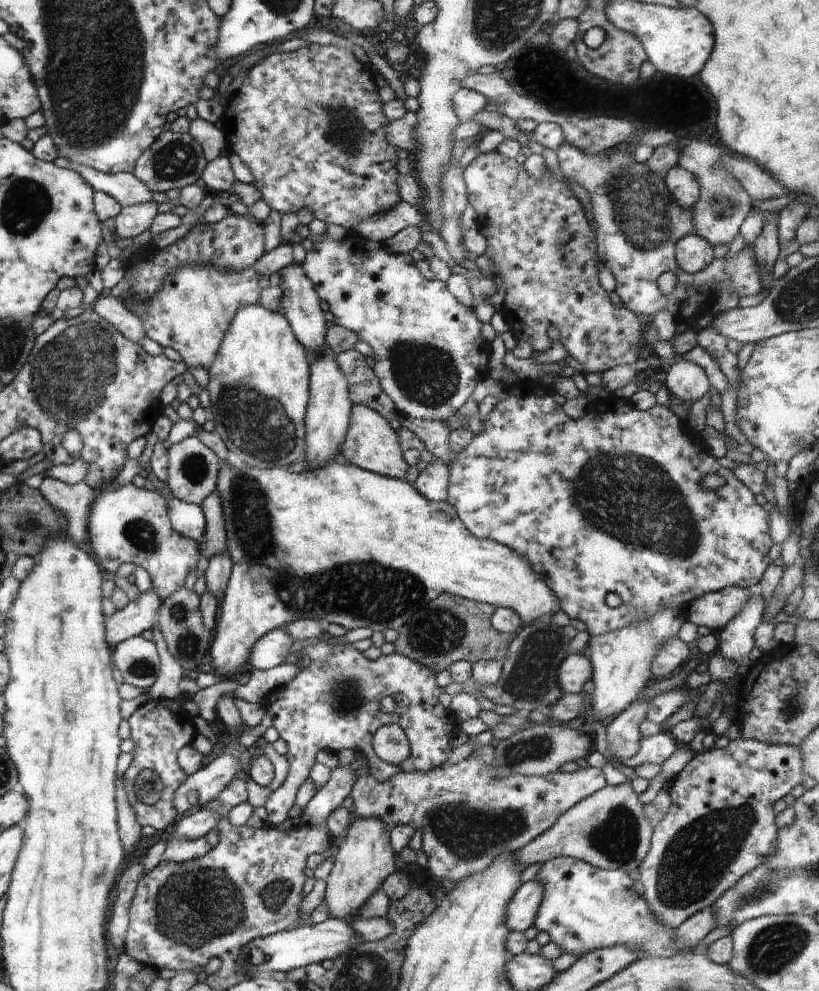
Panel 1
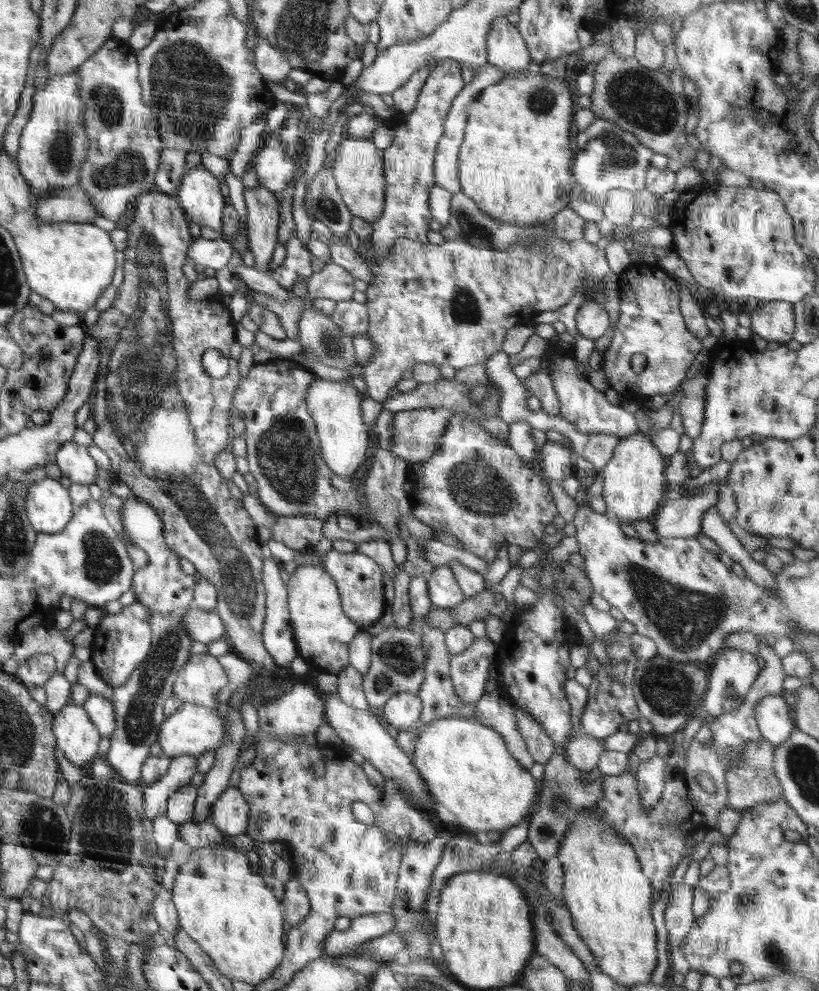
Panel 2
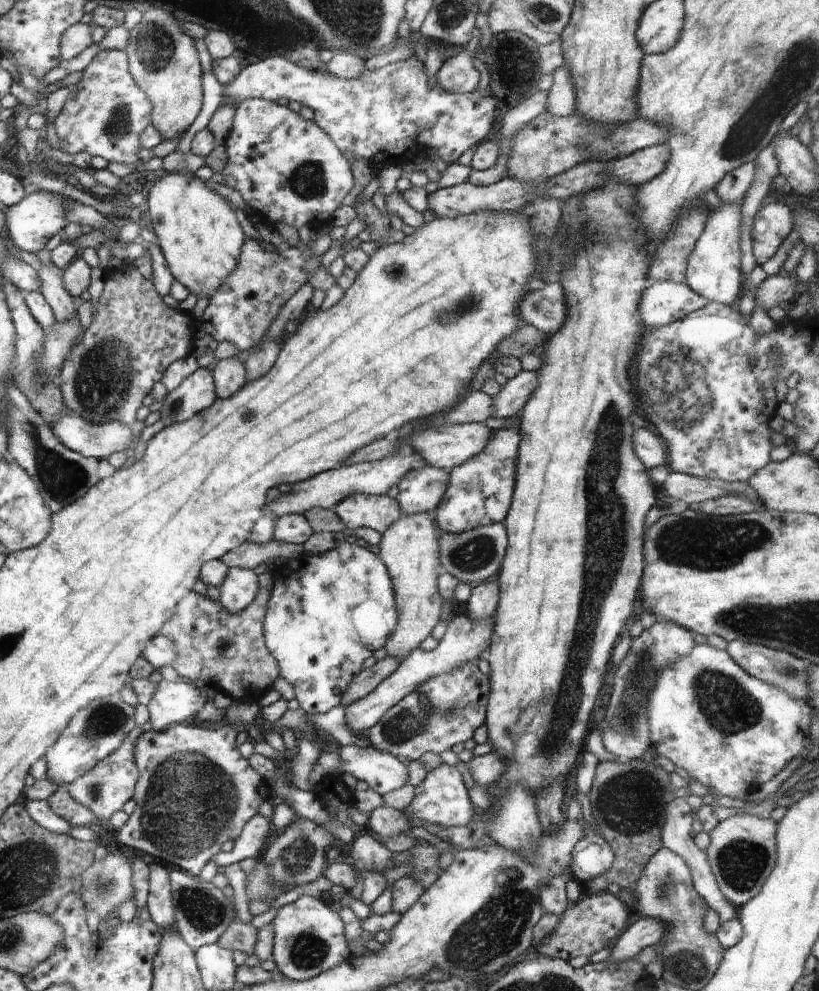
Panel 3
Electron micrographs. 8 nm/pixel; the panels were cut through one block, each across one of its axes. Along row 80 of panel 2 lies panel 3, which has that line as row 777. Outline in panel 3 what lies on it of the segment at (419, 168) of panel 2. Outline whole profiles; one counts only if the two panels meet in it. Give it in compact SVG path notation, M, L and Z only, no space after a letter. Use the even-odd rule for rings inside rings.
M442 764L432 772L428 772L428 776L424 778L422 784L415 787L414 800L405 810L408 812L406 818L410 822L411 828L422 824L461 827L474 818L474 808L464 784L463 776L456 767Z

